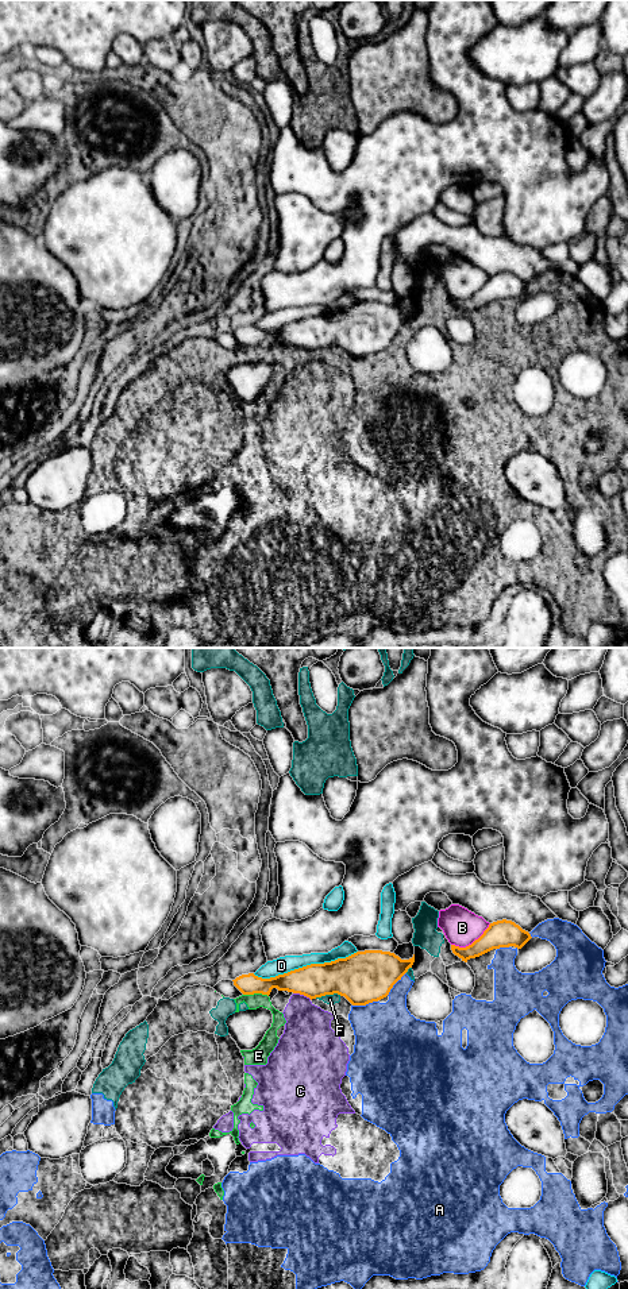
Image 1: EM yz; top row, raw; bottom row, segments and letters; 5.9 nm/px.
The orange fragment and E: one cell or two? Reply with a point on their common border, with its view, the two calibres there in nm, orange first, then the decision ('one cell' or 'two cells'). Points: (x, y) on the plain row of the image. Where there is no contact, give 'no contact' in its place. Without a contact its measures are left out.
meets orange in yz at (255, 344); 140 nm thick on the orange side, 90 nm on the other; two cells

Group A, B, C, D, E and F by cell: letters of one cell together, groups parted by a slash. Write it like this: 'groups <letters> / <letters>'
groups A C E F / B / D

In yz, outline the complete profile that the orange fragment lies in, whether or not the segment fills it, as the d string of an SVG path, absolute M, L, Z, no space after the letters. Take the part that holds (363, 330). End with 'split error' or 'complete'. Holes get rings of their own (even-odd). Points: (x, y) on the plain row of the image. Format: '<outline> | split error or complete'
M365 302L331 314L311 316L270 331L262 331L254 325L248 325L232 333L243 347L262 346L269 348L271 341L277 340L278 343L304 347L311 352L338 346L344 348L352 358L366 358L386 350L393 337L412 320L413 314L415 306L409 312L401 312L390 304Z | complete

